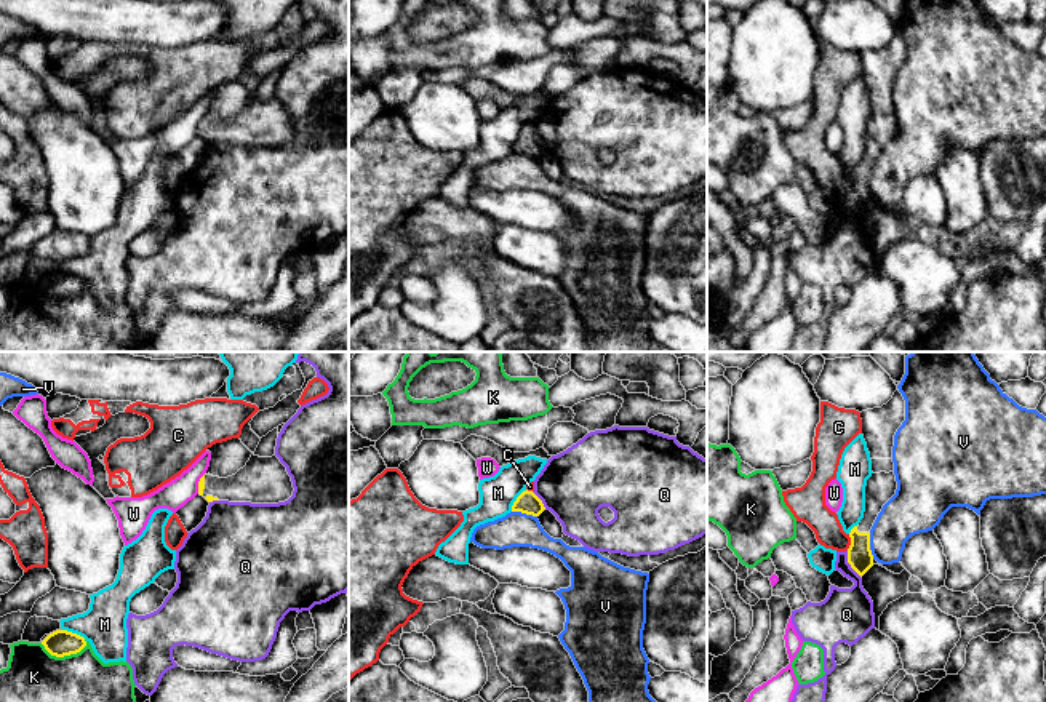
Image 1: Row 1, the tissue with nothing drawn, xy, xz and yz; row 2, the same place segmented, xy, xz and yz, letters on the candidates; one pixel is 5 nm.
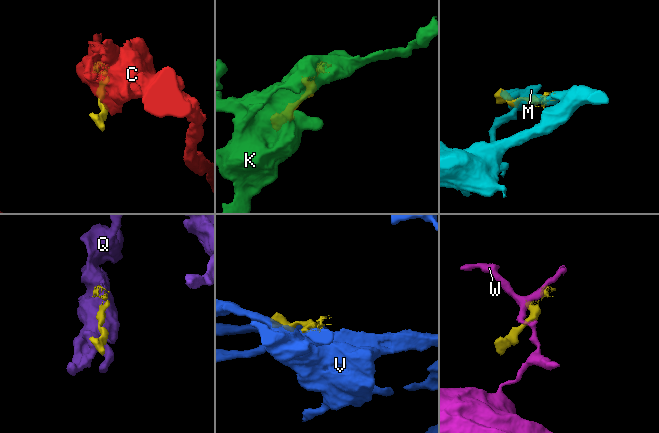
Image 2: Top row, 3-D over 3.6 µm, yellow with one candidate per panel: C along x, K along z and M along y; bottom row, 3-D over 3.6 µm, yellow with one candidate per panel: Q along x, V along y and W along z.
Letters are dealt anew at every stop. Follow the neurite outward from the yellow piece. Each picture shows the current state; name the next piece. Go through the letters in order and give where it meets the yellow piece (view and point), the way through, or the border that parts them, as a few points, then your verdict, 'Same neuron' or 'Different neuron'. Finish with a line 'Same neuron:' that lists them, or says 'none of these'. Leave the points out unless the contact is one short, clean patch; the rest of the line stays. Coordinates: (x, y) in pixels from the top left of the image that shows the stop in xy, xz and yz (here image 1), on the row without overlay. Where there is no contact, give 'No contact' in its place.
C: Touches yellow at yz (851, 184). Boundary: yz (850, 176), (850, 187), (846, 191). Different neuron
K: Touches yellow at xy (64, 296). Boundary: xy (87, 283), (79, 293), (63, 298), (53, 298), (40, 285). Different neuron
M: Touches yellow at xz (517, 141). Different neuron
Q: Touches yellow at yz (850, 205). Different neuron
V: Touches yellow at yz (869, 187). Different neuron
W: Touches yellow at xy (199, 125). Boundary: xy (205, 114), (199, 123), (197, 135). Different neuron
Same neuron: none of these

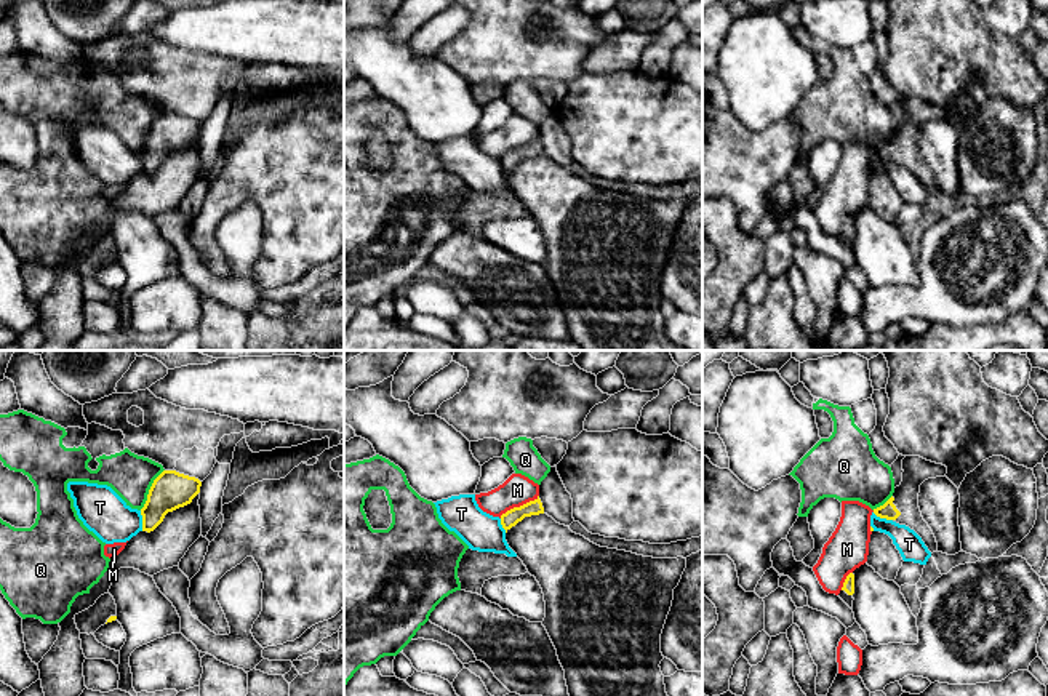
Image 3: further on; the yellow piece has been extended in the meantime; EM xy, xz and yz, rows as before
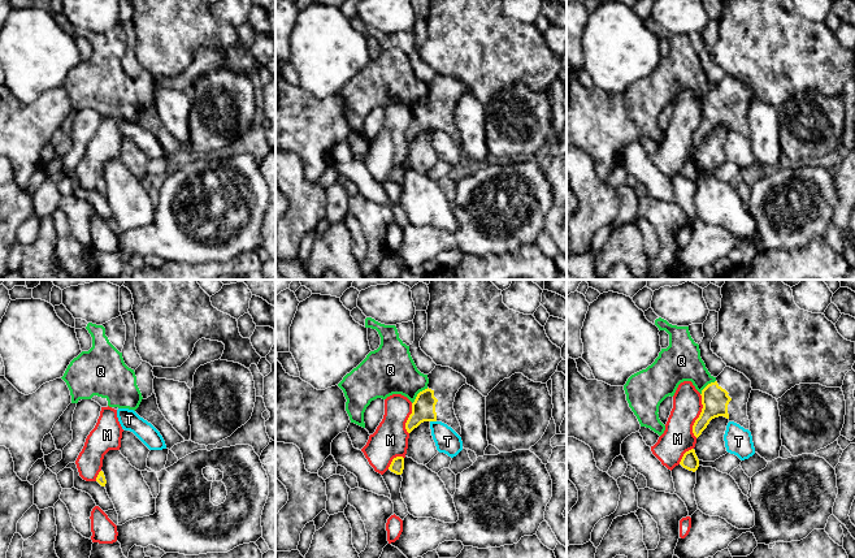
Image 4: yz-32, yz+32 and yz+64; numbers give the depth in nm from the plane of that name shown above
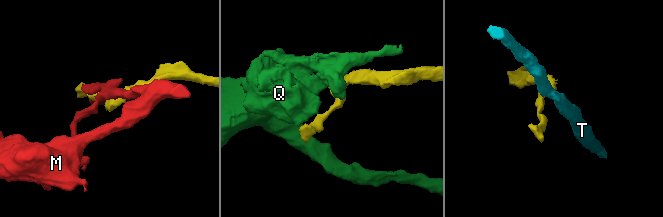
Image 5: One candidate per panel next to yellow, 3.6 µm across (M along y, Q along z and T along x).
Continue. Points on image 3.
M: Touches yellow at xz (520, 148). Boundary: xz (538, 136), (508, 151), (500, 159). Different neuron
Q: Touches yellow at xy (149, 132). Boundary: xy (164, 111), (154, 122), (148, 141), (140, 151). Different neuron
T: Touches yellow at xy (143, 162). Boundary: xy (140, 152), (143, 172). Different neuron
Same neuron: none of these

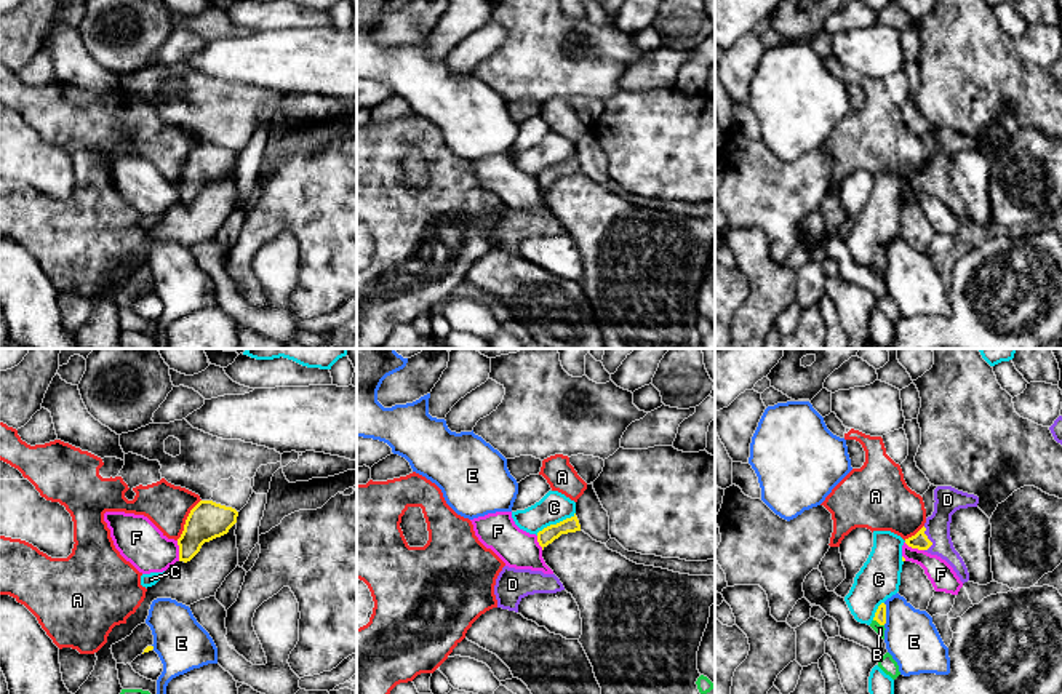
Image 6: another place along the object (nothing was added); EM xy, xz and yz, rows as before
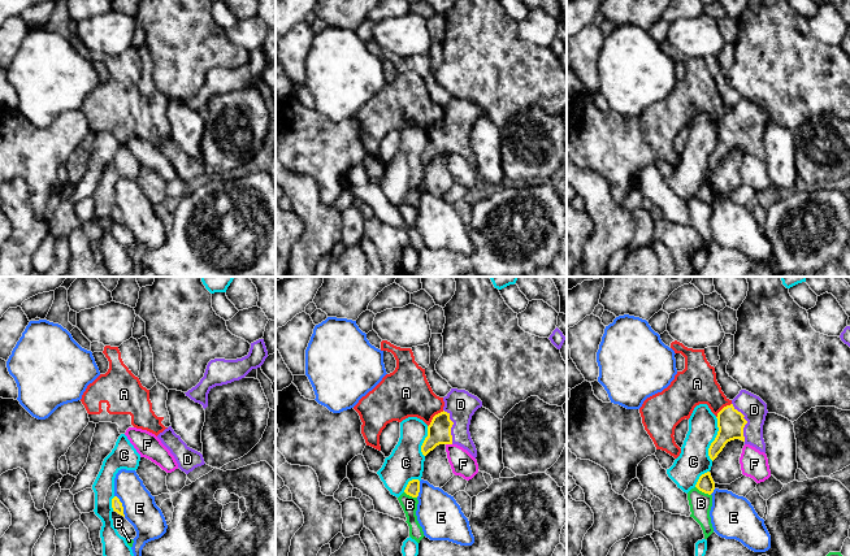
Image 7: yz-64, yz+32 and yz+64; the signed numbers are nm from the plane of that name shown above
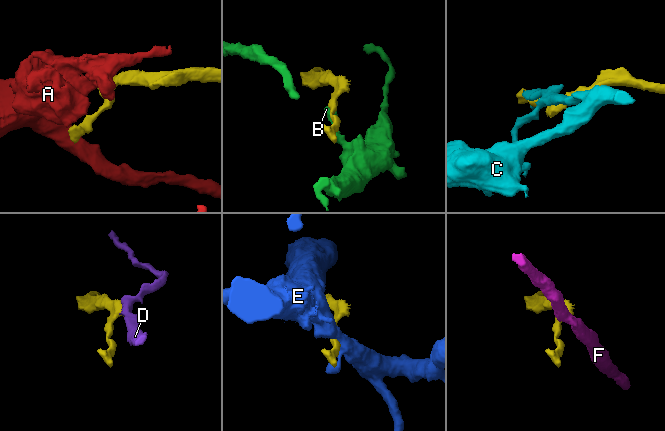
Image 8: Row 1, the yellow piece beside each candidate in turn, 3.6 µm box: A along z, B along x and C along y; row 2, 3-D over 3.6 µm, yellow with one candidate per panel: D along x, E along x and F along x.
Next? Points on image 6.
A: Touches yellow at xy (186, 162). Boundary: xy (200, 141), (191, 152), (184, 171), (176, 181). Different neuron
B: Touches yellow at yz (878, 264). Different neuron
C: Touches yellow at xz (557, 165). Boundary: xz (574, 154), (544, 168), (536, 176). Different neuron
D: Touches yellow at yz (928, 181). Path across: yz (920, 183), (928, 181), (936, 173), (947, 141). Same neuron
E: Touches yellow at yz (885, 256). Boundary: yz (883, 245), (885, 266). Different neuron
F: Touches yellow at xy (179, 192). Boundary: xy (176, 183), (179, 202). Different neuron
Same neuron: D

